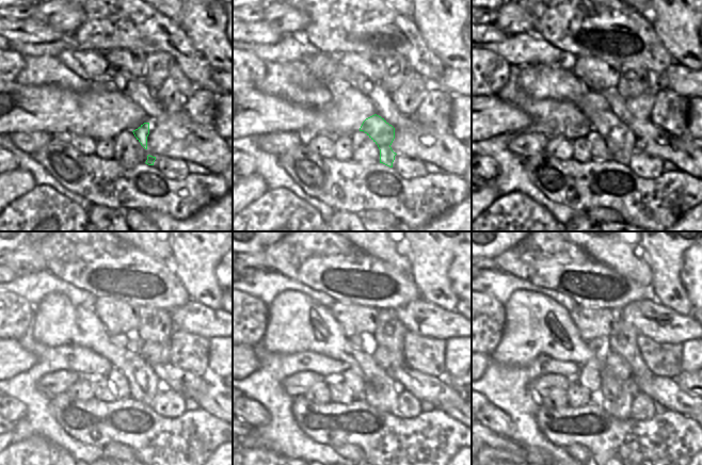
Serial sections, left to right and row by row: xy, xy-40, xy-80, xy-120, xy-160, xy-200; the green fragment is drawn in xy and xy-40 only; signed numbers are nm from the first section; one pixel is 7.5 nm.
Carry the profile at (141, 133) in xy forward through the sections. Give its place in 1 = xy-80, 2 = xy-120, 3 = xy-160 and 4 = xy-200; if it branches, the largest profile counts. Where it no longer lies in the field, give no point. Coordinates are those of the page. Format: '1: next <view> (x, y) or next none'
1: next xy-80 (538, 81)
2: next xy-120 (57, 321)
3: next xy-160 (297, 323)
4: next xy-200 (535, 325)

